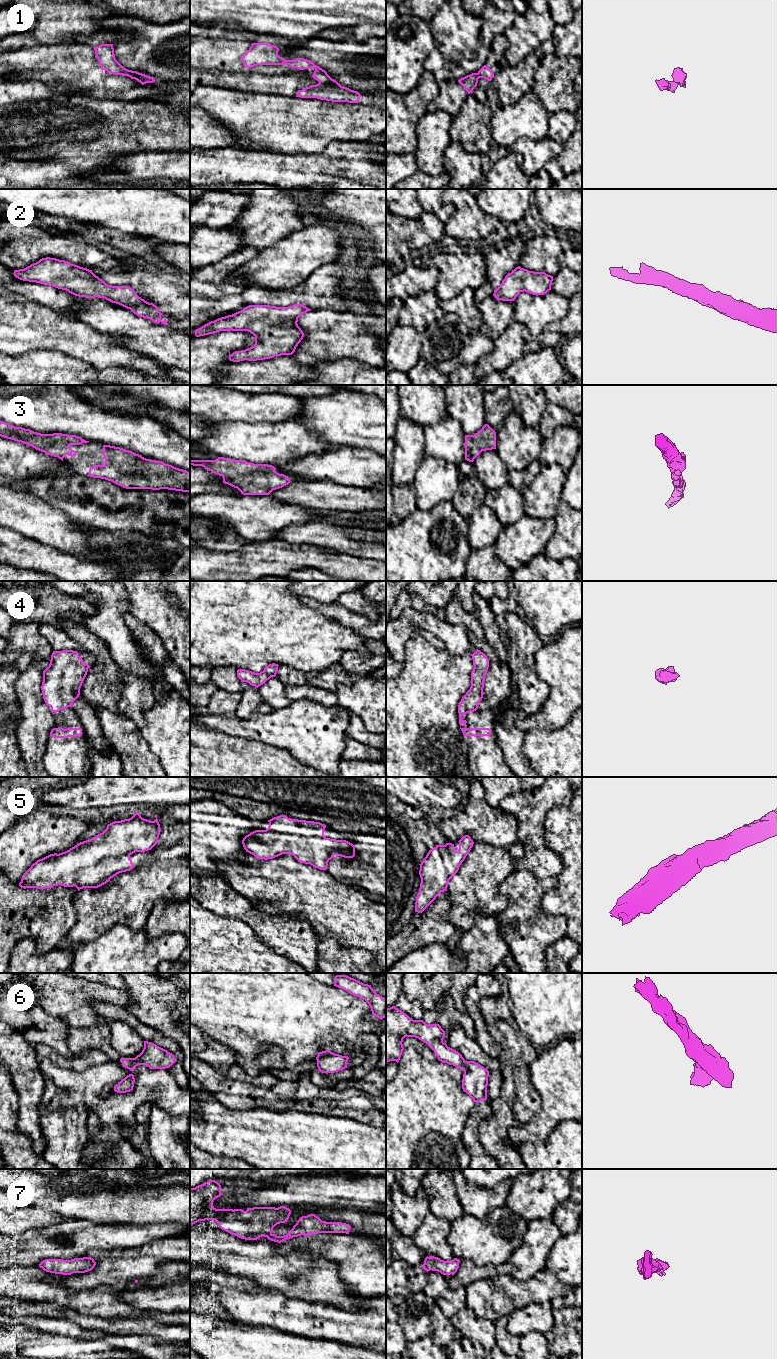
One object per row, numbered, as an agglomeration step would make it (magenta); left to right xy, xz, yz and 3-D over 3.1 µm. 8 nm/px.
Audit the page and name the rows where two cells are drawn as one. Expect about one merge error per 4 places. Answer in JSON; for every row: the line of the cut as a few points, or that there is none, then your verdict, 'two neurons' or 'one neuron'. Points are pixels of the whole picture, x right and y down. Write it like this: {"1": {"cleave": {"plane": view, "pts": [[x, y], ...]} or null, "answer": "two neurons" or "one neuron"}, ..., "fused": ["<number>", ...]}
{"1": {"cleave": {"plane": "xz", "pts": [[319, 82], [340, 86]]}, "answer": "two neurons"}, "2": {"cleave": null, "answer": "one neuron"}, "3": {"cleave": null, "answer": "one neuron"}, "4": {"cleave": null, "answer": "one neuron"}, "5": {"cleave": null, "answer": "one neuron"}, "6": {"cleave": null, "answer": "one neuron"}, "7": {"cleave": null, "answer": "one neuron"}, "fused": ["1"]}

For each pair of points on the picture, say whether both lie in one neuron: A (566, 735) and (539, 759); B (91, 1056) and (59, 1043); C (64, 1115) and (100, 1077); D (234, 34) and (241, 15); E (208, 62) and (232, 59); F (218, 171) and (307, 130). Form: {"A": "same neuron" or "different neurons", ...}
{"A": "same neuron", "B": "different neurons", "C": "different neurons", "D": "different neurons", "E": "same neuron", "F": "different neurons"}

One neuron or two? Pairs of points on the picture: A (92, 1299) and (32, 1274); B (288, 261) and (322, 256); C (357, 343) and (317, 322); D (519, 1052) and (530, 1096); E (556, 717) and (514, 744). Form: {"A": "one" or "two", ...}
{"A": "one", "B": "one", "C": "one", "D": "one", "E": "two"}

